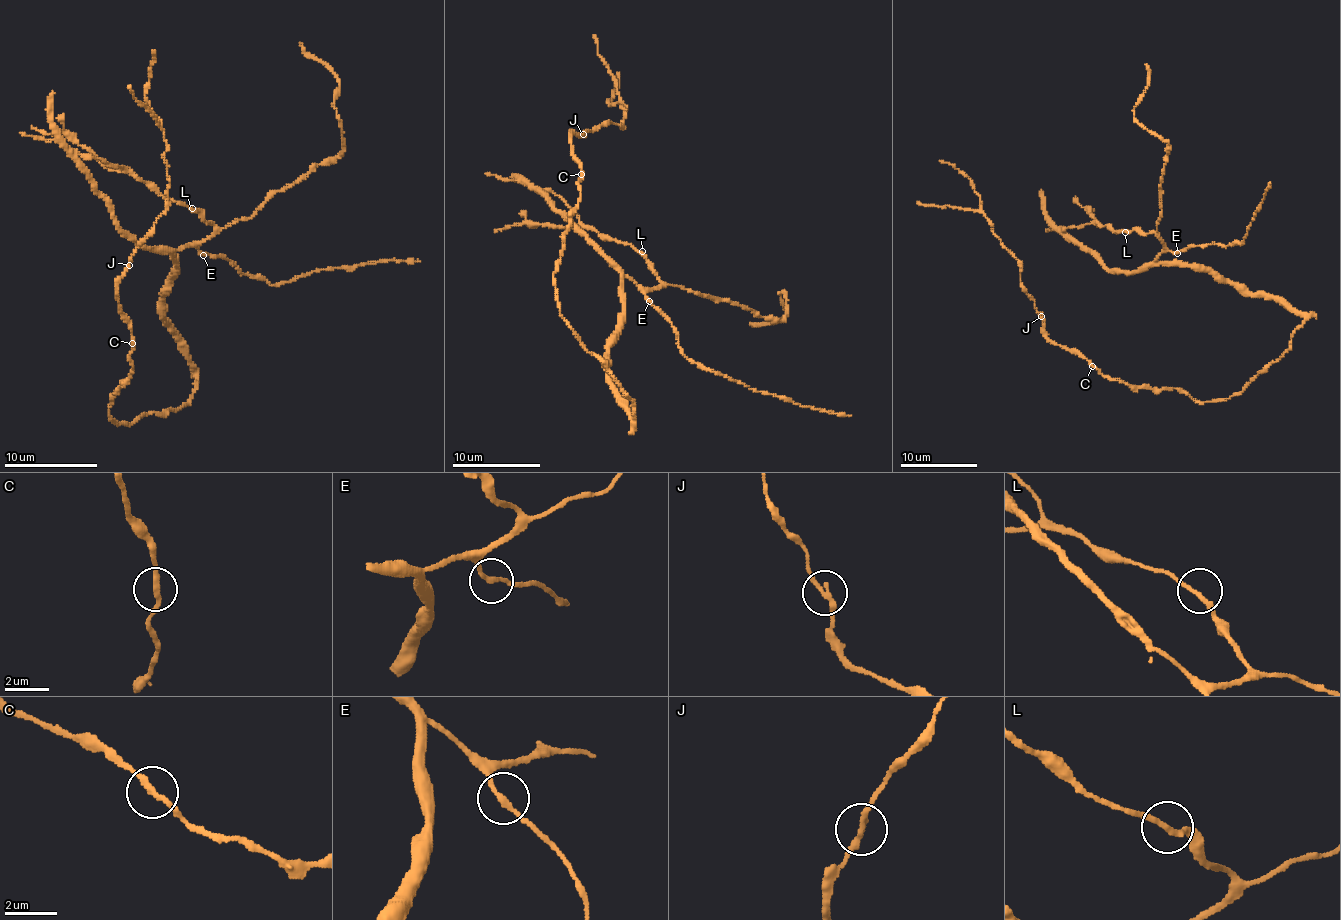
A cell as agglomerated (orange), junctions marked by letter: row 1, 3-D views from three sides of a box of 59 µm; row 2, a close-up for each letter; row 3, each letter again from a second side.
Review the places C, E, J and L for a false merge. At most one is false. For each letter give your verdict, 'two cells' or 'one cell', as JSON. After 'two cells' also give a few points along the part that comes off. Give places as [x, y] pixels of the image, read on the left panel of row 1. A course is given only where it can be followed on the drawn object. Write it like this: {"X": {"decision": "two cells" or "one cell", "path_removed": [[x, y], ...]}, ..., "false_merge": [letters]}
{"C": {"decision": "one cell"}, "E": {"decision": "one cell"}, "J": {"decision": "one cell"}, "L": {"decision": "one cell"}, "false_merge": []}

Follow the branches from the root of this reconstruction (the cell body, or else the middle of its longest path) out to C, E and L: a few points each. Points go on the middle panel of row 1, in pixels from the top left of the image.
C: (614, 378), (585, 347), (560, 313), (553, 277), (556, 263), (560, 259), (569, 214), (580, 197), (581, 174)
E: (614, 378), (632, 402), (633, 420), (610, 383), (609, 339), (620, 331), (623, 278), (629, 277), (649, 301)
L: (614, 378), (633, 420), (610, 383), (609, 339), (620, 331), (623, 278), (661, 284), (642, 251)

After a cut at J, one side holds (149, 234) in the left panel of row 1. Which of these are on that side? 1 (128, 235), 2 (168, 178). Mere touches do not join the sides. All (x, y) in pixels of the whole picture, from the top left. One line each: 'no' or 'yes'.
1: no
2: yes

